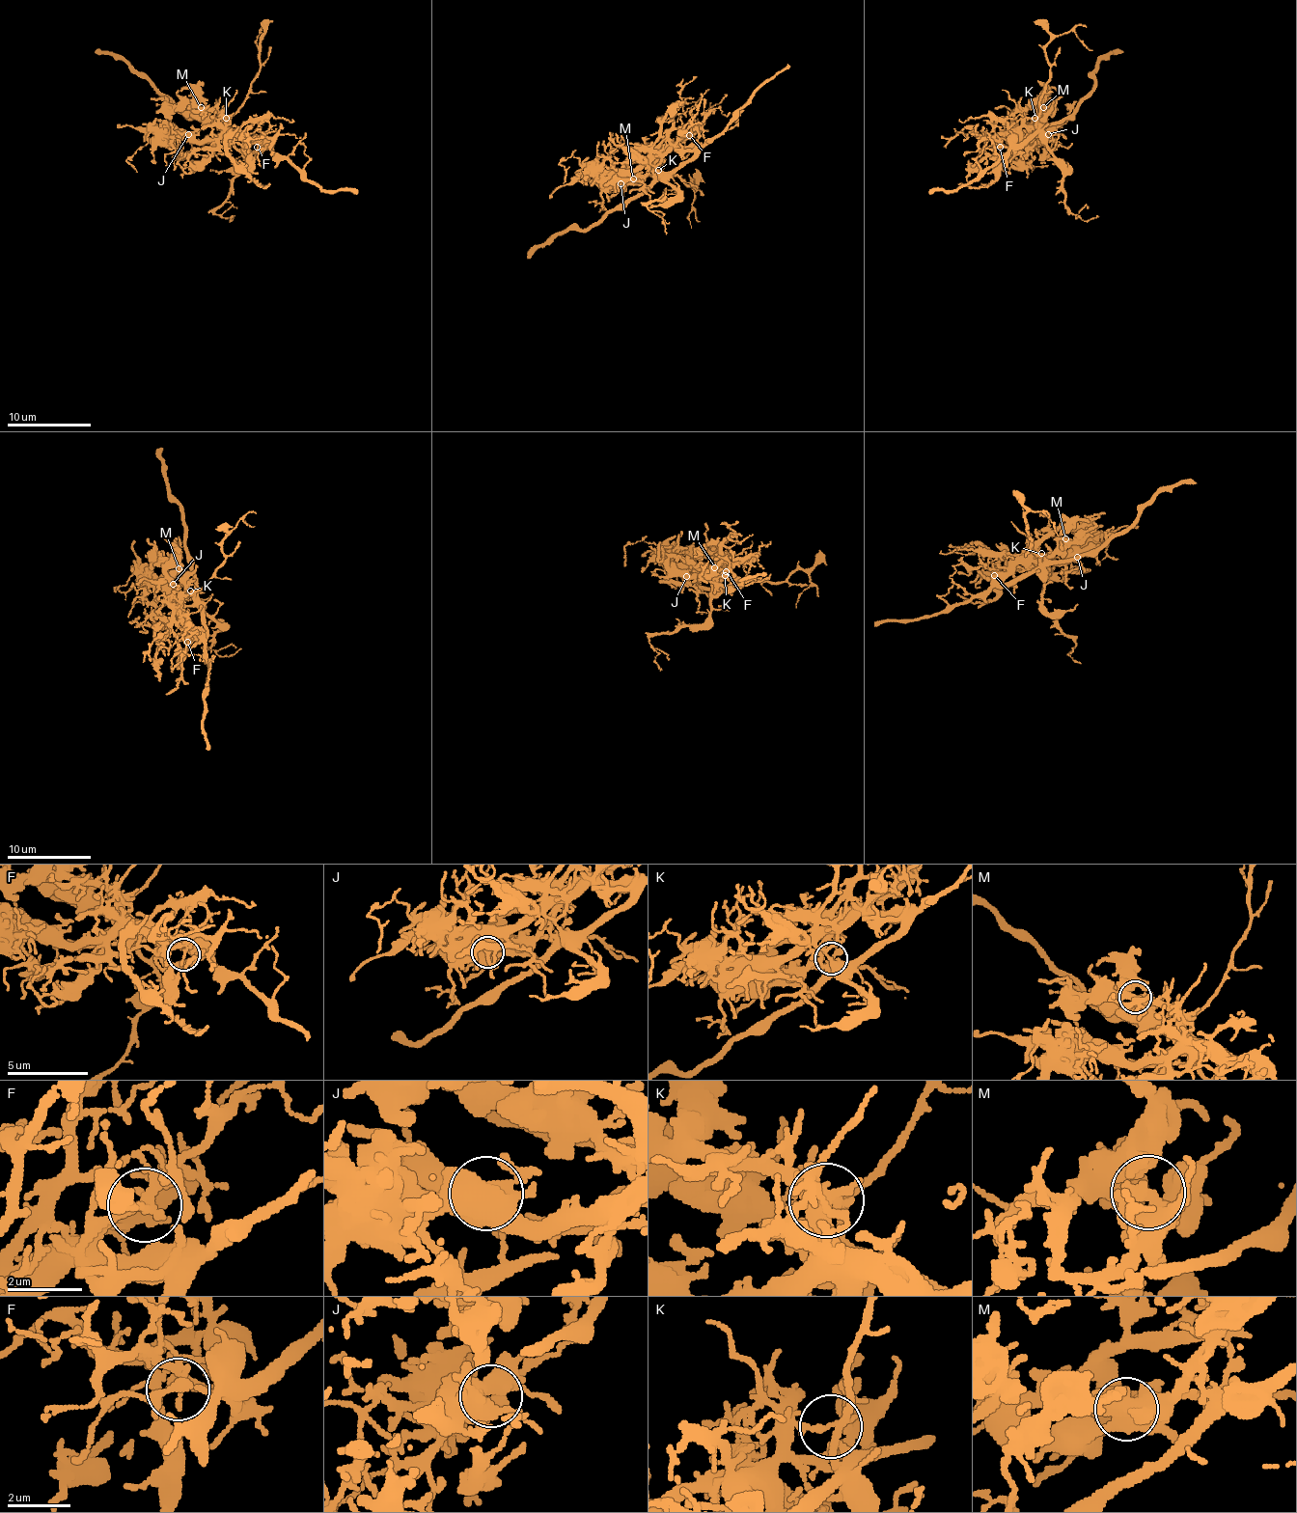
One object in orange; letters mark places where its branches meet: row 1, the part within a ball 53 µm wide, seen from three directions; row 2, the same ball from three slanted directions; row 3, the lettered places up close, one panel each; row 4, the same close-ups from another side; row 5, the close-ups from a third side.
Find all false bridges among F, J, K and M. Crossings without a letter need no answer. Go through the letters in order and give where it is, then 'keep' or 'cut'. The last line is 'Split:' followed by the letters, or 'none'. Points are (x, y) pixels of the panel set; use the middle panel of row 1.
F: (689, 135) | keep
J: (620, 183) | keep
K: (658, 170) | keep
M: (633, 178) | keep
Split: none

